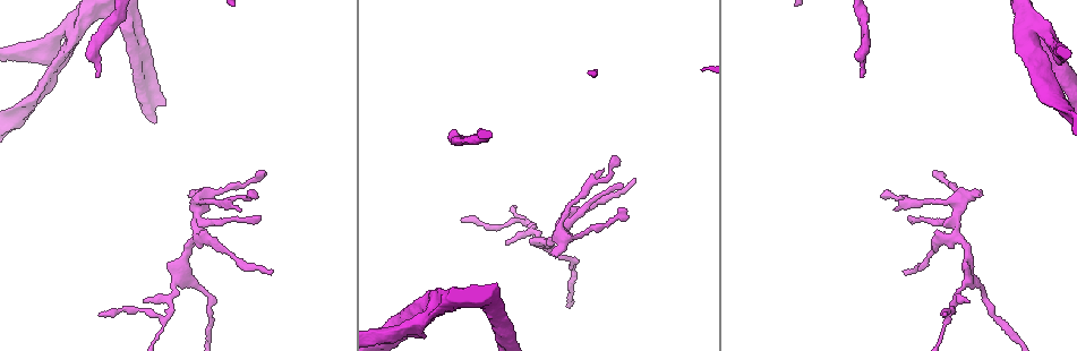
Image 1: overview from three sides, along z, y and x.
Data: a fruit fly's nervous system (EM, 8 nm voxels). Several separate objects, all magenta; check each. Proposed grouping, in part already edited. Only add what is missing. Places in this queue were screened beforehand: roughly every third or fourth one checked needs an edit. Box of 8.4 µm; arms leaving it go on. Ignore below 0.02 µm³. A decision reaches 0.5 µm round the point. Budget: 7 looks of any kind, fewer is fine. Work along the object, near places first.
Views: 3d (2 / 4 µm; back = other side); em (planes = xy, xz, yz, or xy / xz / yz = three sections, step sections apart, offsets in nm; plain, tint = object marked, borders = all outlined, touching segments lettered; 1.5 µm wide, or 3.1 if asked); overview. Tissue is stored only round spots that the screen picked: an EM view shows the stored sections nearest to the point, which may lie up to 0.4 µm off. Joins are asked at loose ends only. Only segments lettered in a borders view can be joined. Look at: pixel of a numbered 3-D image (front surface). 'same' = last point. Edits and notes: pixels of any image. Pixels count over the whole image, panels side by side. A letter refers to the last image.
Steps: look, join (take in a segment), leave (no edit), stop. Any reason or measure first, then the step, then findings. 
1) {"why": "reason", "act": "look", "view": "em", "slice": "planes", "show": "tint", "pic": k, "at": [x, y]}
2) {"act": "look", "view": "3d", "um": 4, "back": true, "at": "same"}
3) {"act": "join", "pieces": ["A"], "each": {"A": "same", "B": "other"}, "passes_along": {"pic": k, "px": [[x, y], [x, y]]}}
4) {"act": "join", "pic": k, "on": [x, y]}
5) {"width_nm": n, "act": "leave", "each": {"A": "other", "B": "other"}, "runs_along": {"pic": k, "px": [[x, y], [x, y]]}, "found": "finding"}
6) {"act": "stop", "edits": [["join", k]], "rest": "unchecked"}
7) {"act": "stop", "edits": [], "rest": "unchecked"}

{"why": "branch stops here", "act": "look", "view": "em", "slice": "yz", "step": 8, "show": "tint", "pic": 1, "at": [191, 196]}

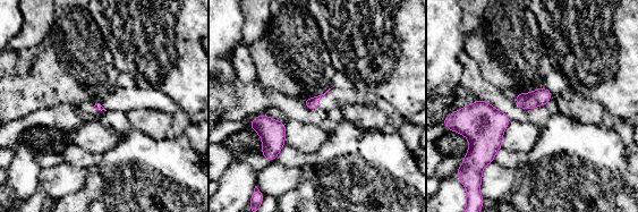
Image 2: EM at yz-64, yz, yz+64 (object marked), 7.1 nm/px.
{"why": "another direction", "act": "look", "view": "em", "slice": "planes", "show": "borders", "at": "same"}

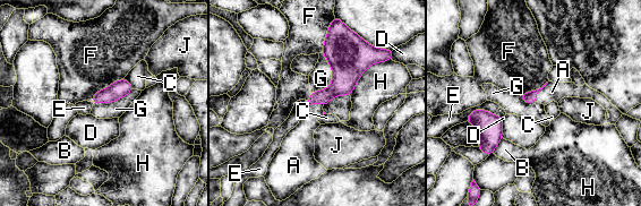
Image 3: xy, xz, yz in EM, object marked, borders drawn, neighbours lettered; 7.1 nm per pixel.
{"act": "join", "pieces": ["A"], "each": {"A": "same", "B": "other", "C": "other", "D": "other", "E": "other", "F": "other", "G": "other", "H": "other", "J": "other"}, "passes_along": {"pic": 3, "px": [[529, 97], [539, 91], [552, 92]]}, "found": "it goes on there"}

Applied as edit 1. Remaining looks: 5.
{"why": "thin end", "act": "look", "view": "3d", "um": 4, "pic": 1, "at": [626, 212]}

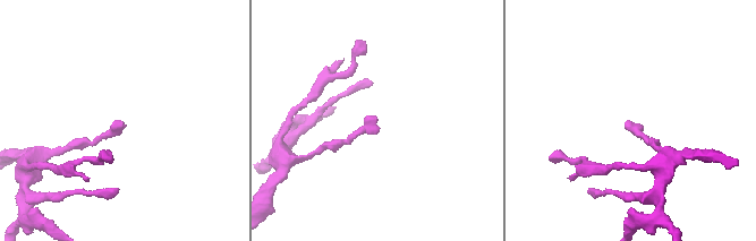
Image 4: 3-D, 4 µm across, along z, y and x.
{"why": "need the tissue", "act": "look", "view": "em", "slice": "planes", "show": "borders", "pic": 4, "at": [374, 117]}

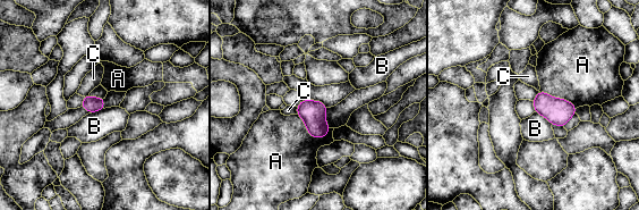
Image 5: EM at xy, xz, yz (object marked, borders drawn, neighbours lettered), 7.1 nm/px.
{"width_nm": 110, "act": "leave", "each": {"A": "other", "B": "other", "C": "other"}, "border": {"pic": 5, "px": [[535, 111], [543, 115], [552, 124]]}, "found": "no lettered segment goes on from it"}

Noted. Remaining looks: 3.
{"act": "stop", "edits": [["join", 3]], "rest": "unchecked"}

